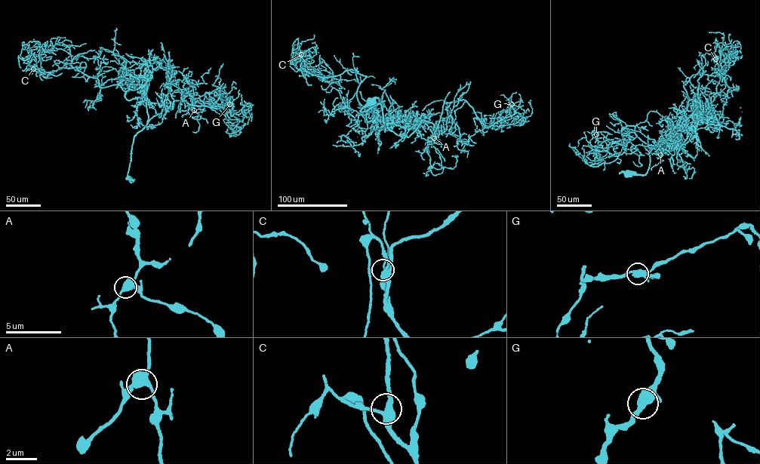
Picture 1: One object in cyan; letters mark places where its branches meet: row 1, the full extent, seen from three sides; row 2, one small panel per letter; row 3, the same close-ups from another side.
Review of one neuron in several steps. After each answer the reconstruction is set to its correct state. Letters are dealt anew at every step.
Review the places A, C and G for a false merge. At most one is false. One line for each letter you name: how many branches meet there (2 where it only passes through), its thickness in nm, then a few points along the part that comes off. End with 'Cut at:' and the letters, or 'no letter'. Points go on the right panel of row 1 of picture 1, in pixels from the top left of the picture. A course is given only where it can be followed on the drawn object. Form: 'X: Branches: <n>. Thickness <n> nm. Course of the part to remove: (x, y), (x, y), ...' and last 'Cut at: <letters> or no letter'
Cut at: no letter

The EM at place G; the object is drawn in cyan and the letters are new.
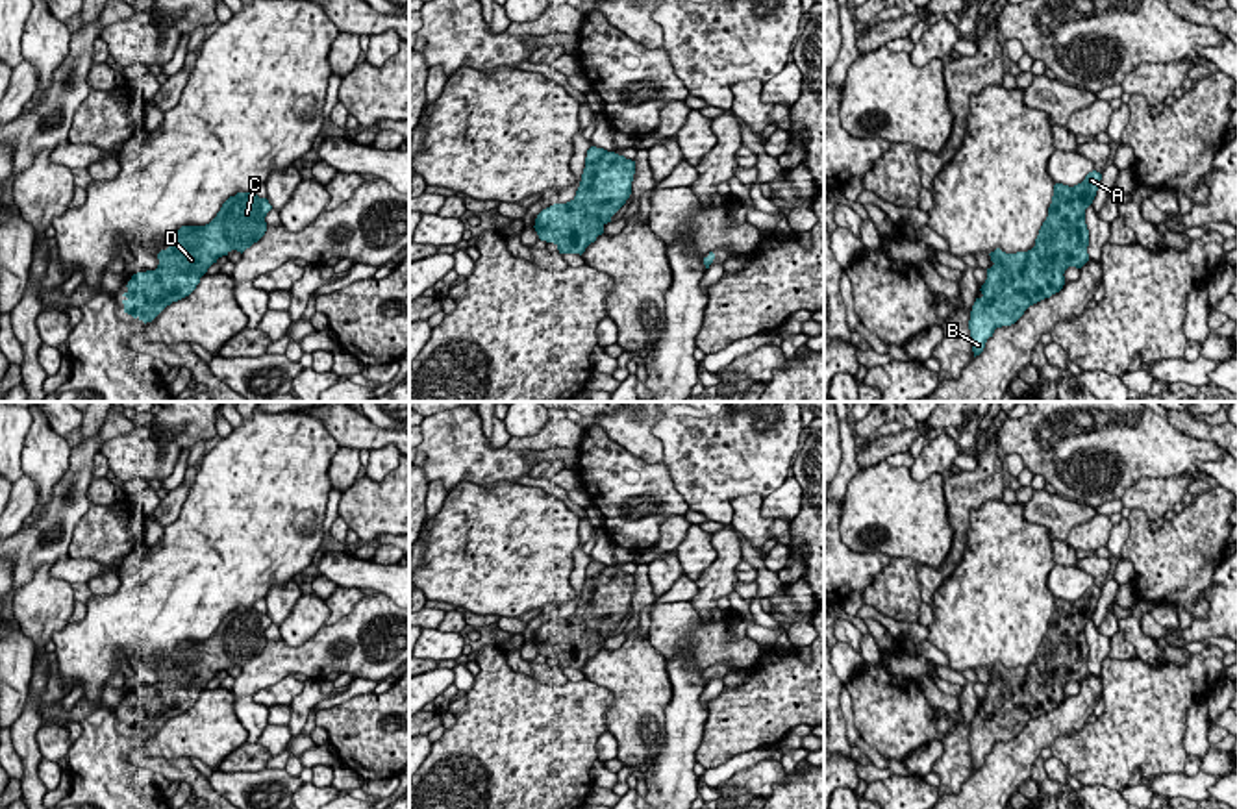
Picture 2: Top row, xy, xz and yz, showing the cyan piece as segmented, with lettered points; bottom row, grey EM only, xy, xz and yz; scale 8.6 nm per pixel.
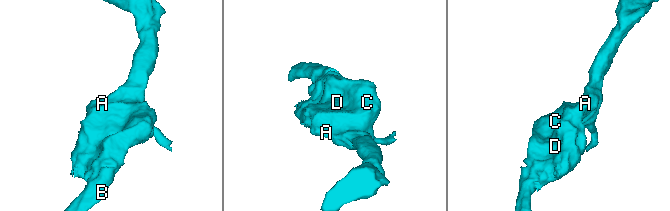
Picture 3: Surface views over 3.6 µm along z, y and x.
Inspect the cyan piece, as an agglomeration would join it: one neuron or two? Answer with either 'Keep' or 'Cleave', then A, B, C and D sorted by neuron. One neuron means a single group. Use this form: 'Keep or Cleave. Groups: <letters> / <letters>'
Keep. Groups: A B C D

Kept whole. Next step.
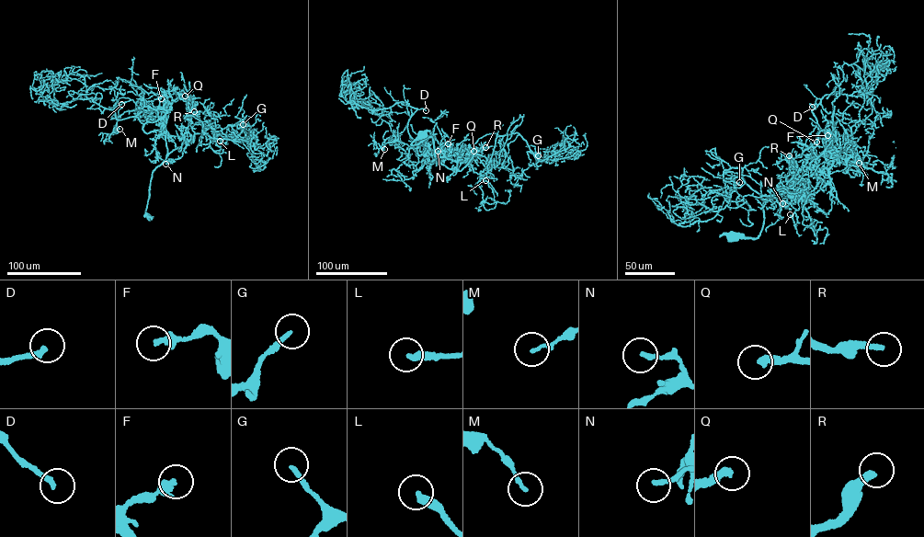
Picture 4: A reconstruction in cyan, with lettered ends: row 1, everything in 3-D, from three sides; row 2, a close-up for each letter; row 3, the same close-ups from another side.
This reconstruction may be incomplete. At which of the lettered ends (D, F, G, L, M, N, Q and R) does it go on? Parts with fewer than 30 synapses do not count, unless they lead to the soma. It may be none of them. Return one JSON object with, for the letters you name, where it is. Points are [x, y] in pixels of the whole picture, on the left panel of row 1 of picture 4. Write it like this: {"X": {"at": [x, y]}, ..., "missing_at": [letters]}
{"D": {"at": [121, 104]}, "G": {"at": [243, 124]}, "Q": {"at": [185, 96]}, "R": {"at": [194, 111]}, "missing_at": ["D", "G", "Q", "R"]}

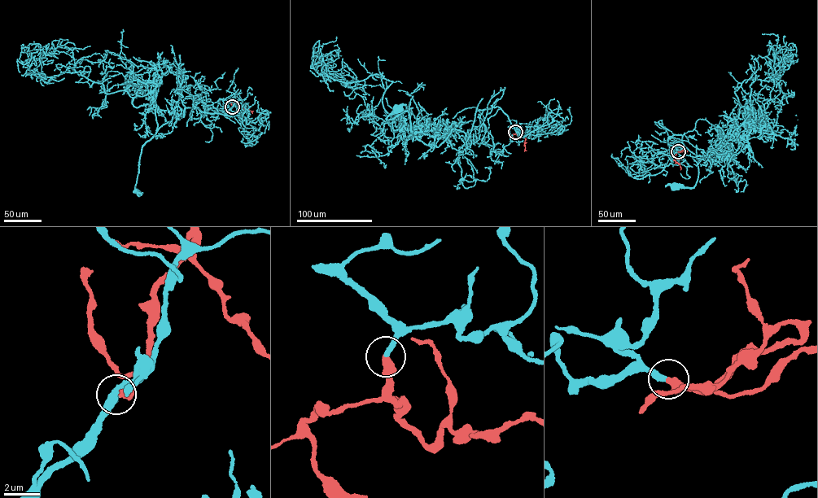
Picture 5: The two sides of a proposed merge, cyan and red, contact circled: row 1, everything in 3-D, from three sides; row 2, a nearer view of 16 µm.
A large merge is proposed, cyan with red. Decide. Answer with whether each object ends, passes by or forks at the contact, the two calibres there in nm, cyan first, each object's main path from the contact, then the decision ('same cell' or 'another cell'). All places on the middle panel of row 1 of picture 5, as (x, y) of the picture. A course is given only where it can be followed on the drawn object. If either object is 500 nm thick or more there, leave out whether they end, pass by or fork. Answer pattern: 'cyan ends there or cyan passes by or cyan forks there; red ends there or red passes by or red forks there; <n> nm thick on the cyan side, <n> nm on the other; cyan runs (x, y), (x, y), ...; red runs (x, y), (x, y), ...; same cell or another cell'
300 nm thick on the cyan side, 500 nm on the other; cyan runs (515, 132), (493, 107), (475, 111), (470, 137), (452, 128), (432, 148), (407, 111), (387, 120), (397, 109); red runs (515, 132), (518, 136), (524, 137), (524, 151); same cell

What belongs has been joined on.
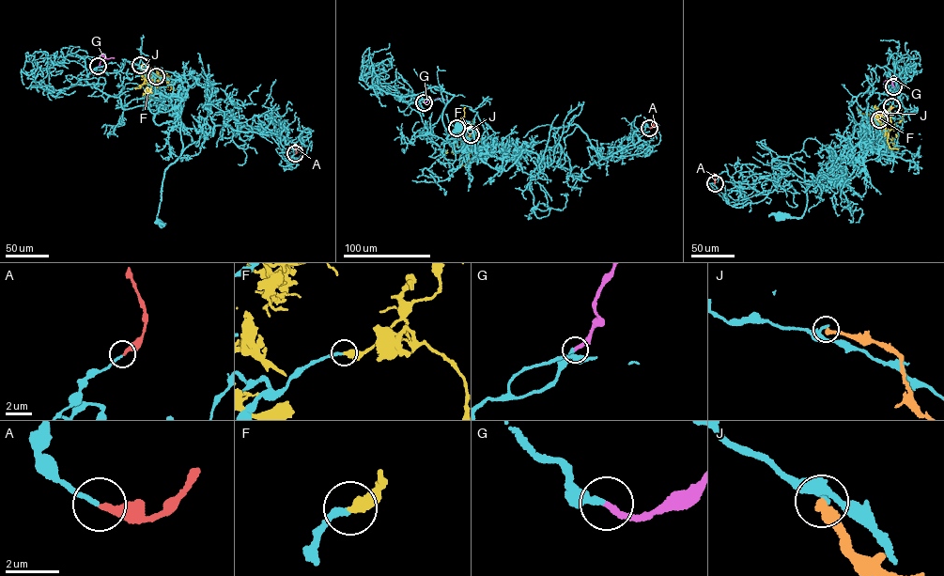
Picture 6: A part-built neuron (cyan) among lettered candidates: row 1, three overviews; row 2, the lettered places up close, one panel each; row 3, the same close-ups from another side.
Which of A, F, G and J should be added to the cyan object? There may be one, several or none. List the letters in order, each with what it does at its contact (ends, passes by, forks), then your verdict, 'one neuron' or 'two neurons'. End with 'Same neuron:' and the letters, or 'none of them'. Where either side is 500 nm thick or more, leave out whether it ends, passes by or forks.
A: it ends there; one neuron
F: it ends there; two neurons
G: it ends there; one neuron
J: it ends there; two neurons
Same neuron: A, G

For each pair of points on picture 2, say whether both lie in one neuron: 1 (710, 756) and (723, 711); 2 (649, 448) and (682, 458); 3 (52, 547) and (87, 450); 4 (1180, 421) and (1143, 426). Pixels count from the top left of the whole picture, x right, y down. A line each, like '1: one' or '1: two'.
1: one
2: two
3: one
4: two

